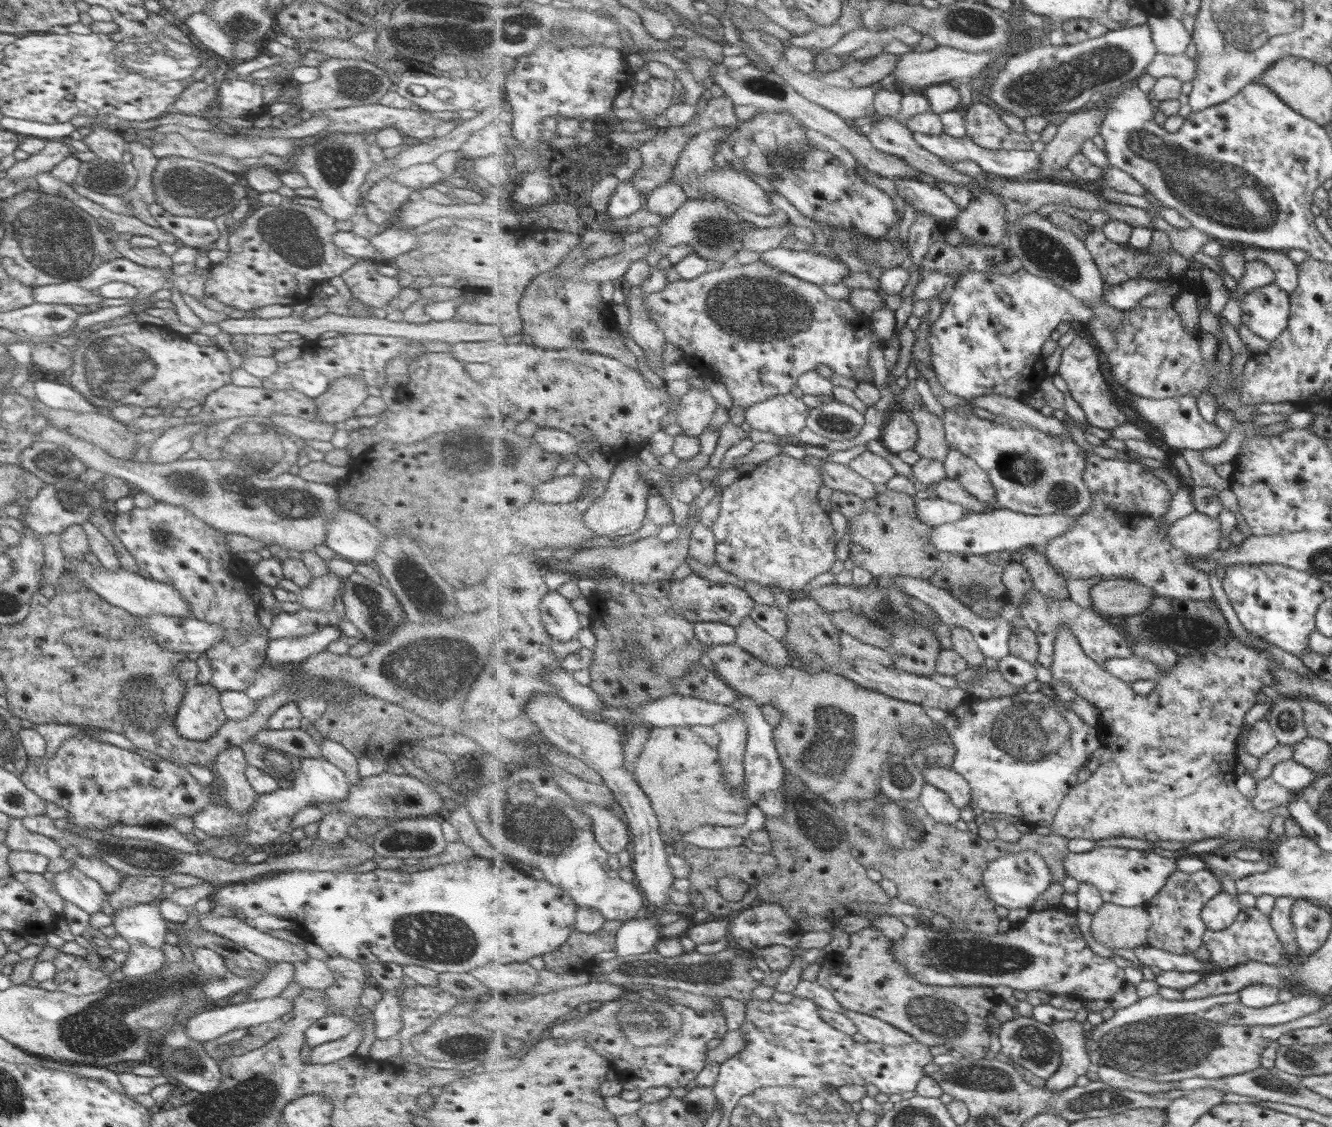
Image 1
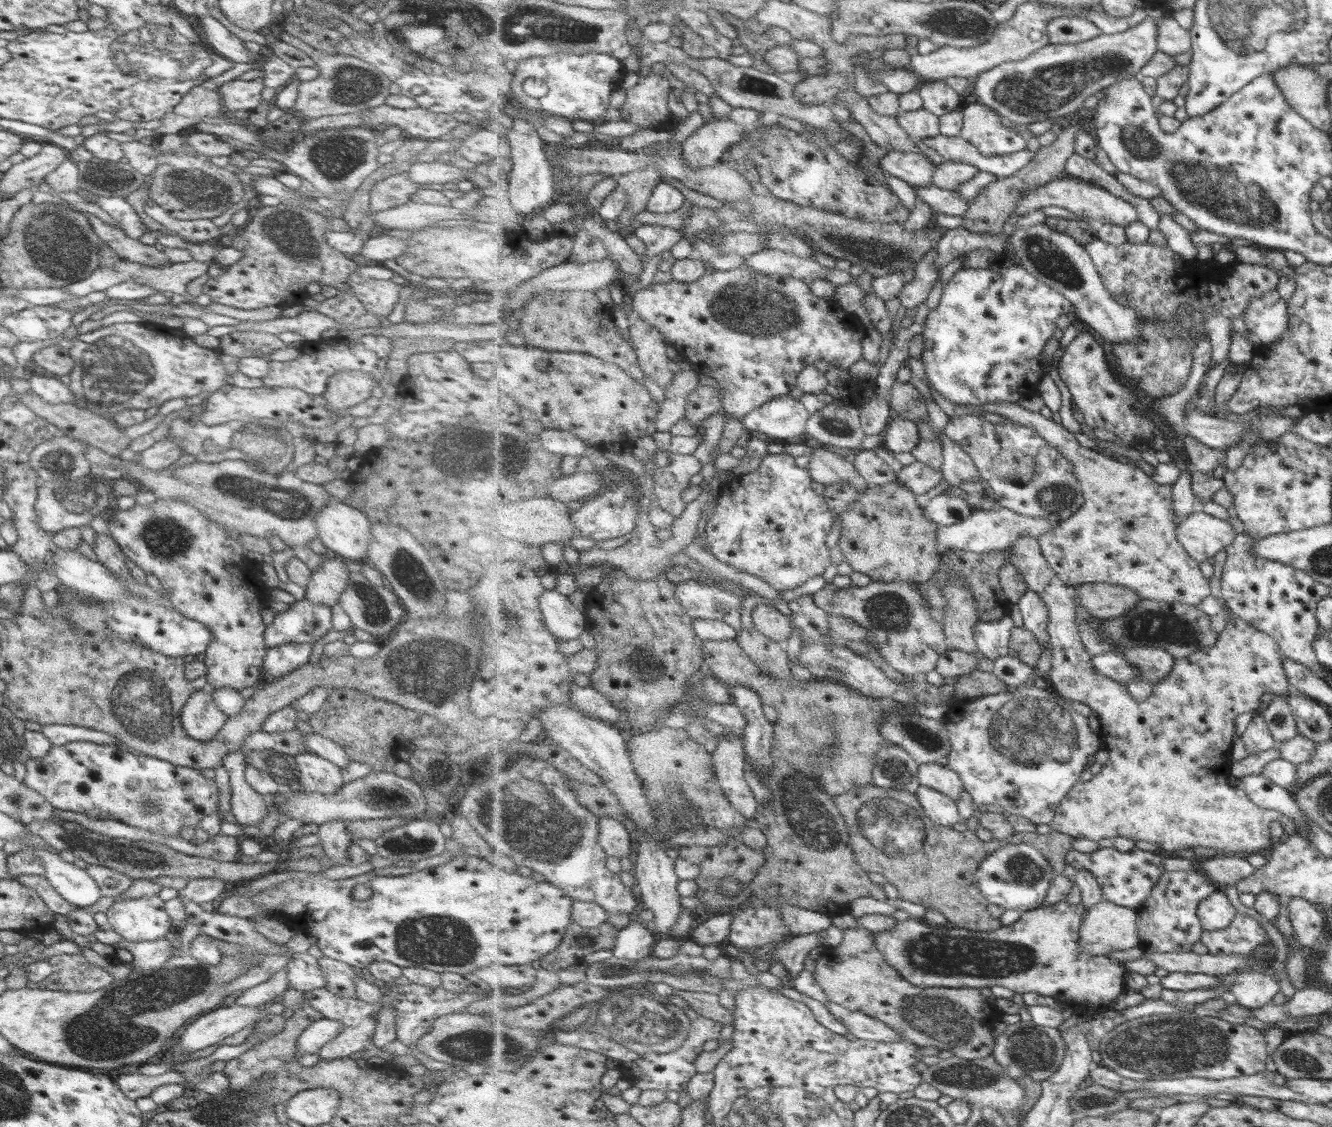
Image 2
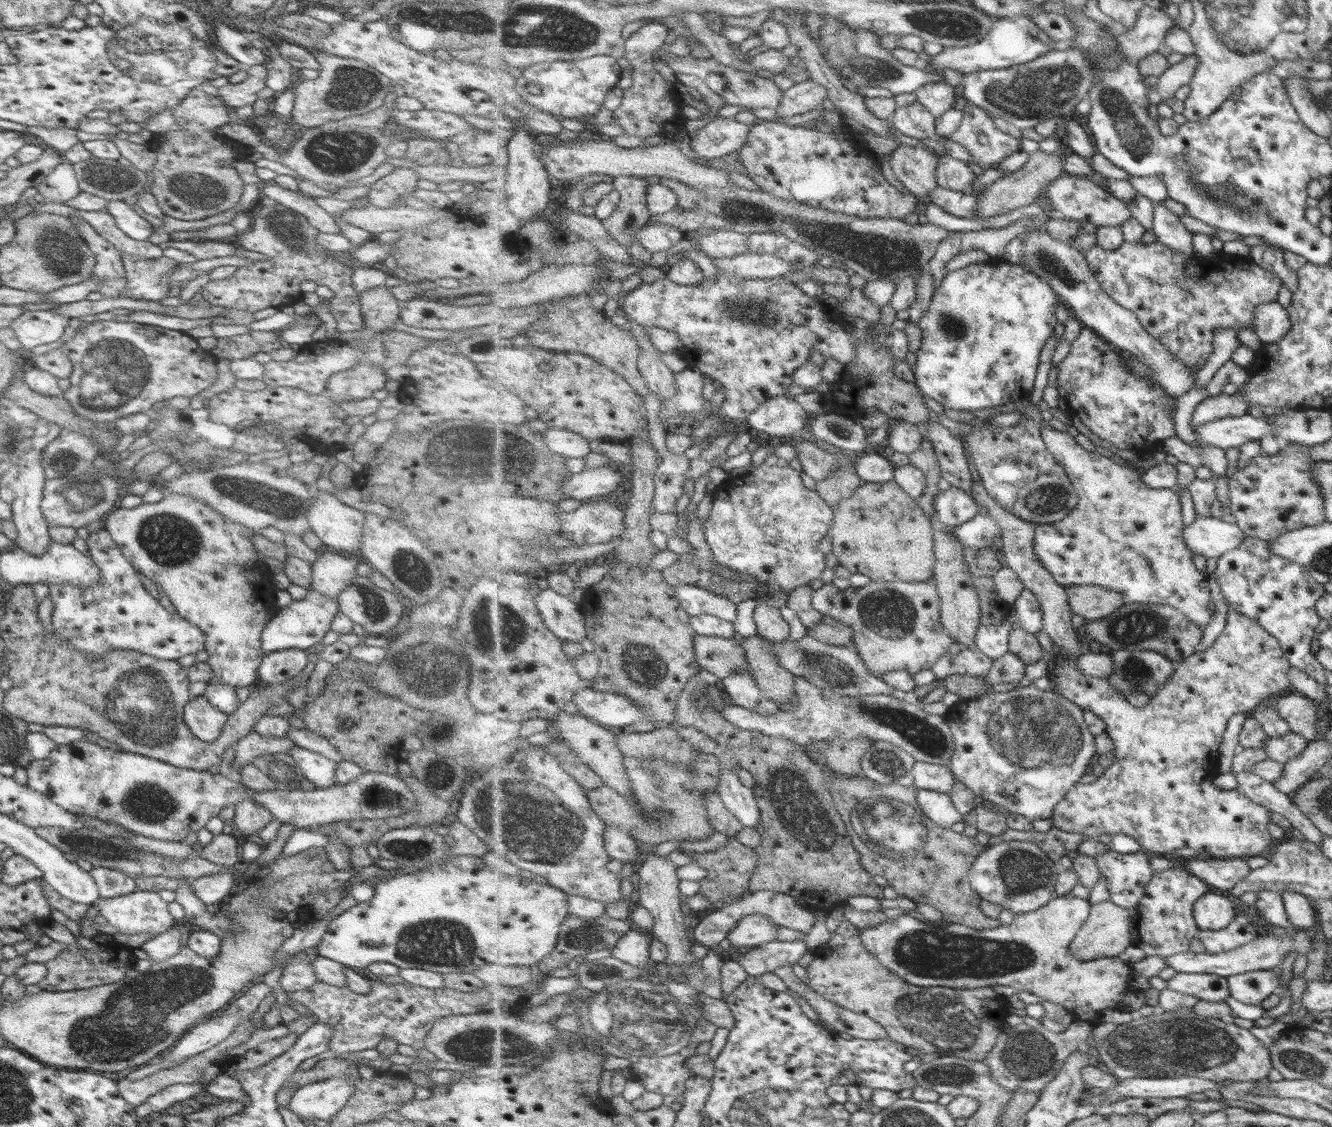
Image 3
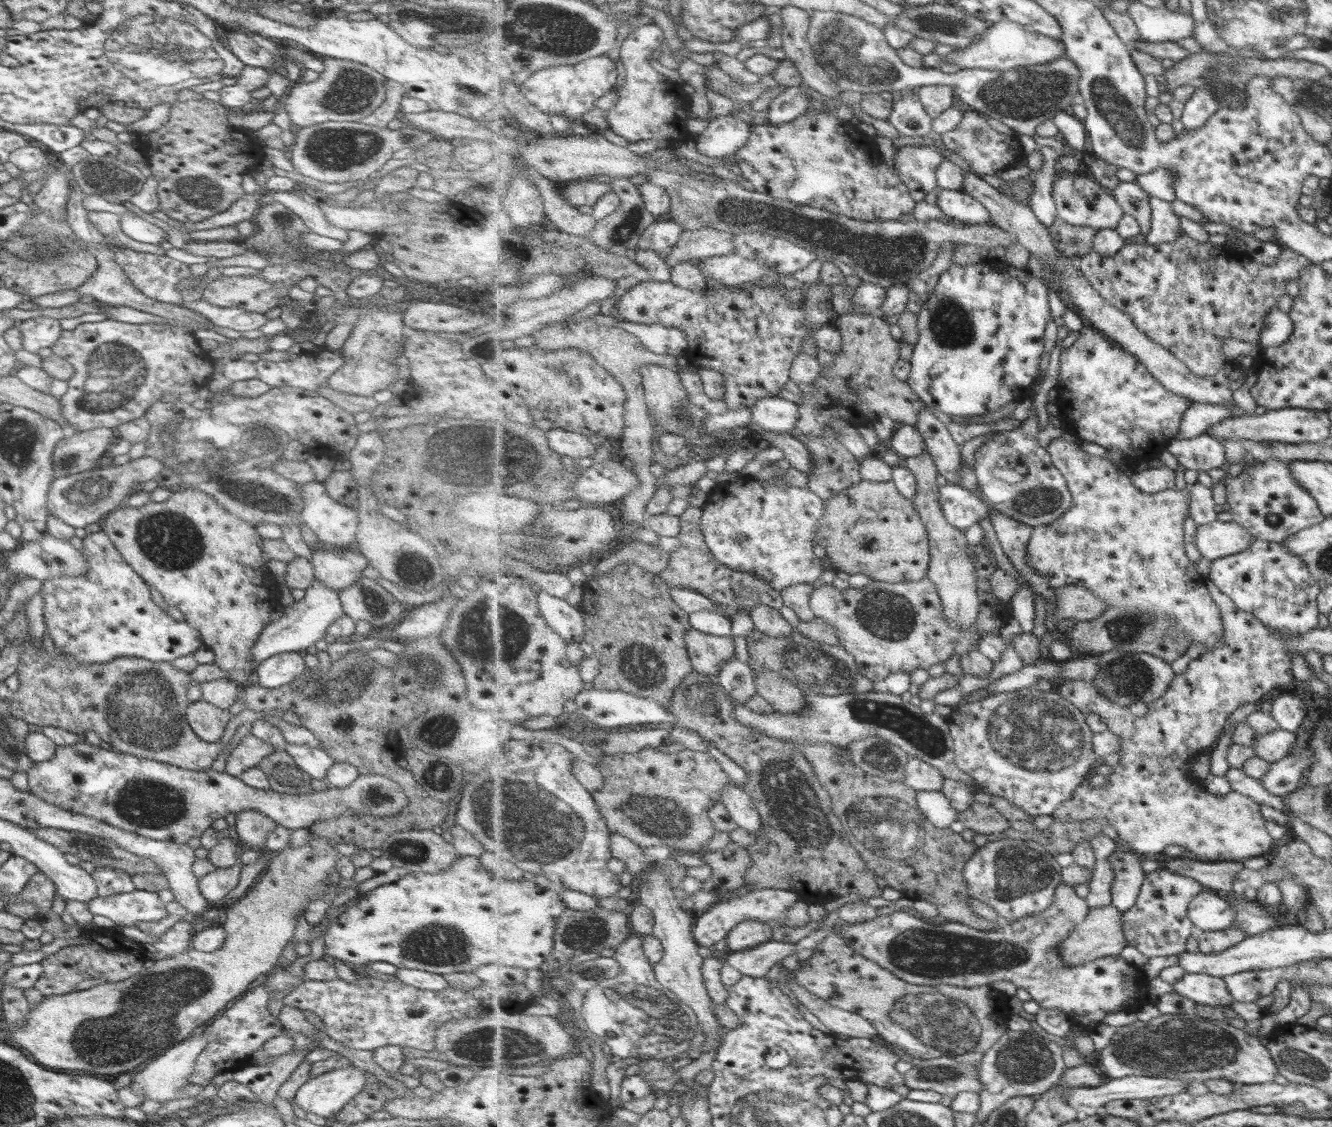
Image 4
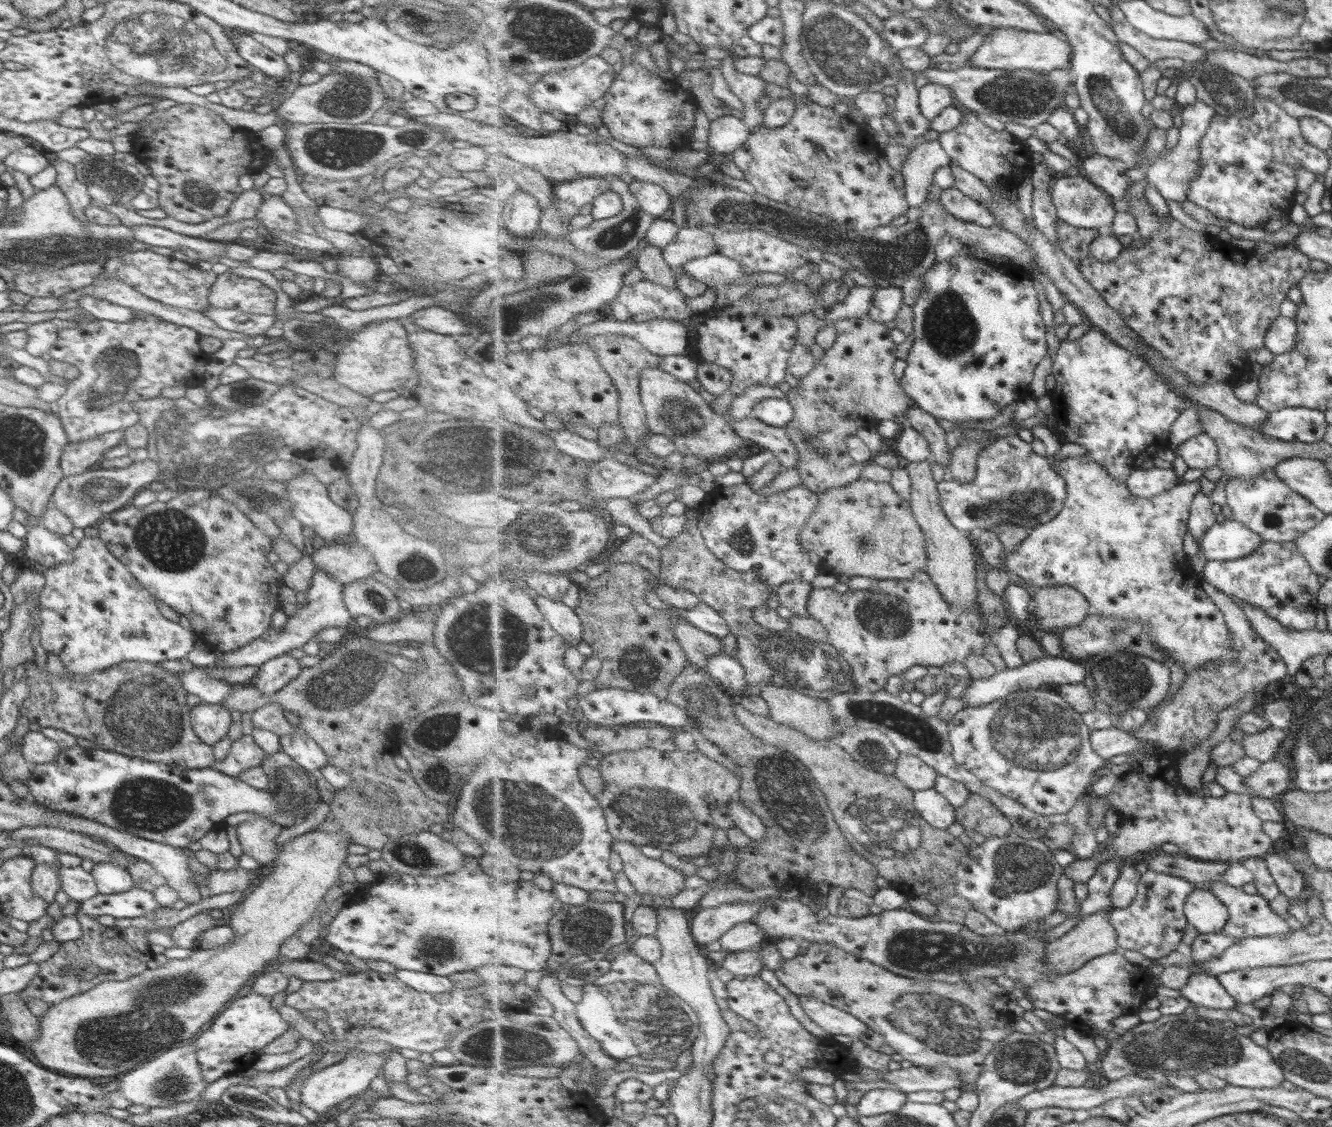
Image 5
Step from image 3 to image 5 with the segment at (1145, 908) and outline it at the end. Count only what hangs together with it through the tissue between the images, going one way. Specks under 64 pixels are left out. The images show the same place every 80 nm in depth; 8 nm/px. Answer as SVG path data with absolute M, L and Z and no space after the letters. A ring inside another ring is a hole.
M1147 870L1142 874L1135 900L1125 908L1112 907L1109 922L1118 934L1117 952L1136 950L1151 960L1169 956L1179 948L1183 934L1191 926L1184 911L1185 903L1196 886L1189 880L1164 872Z

